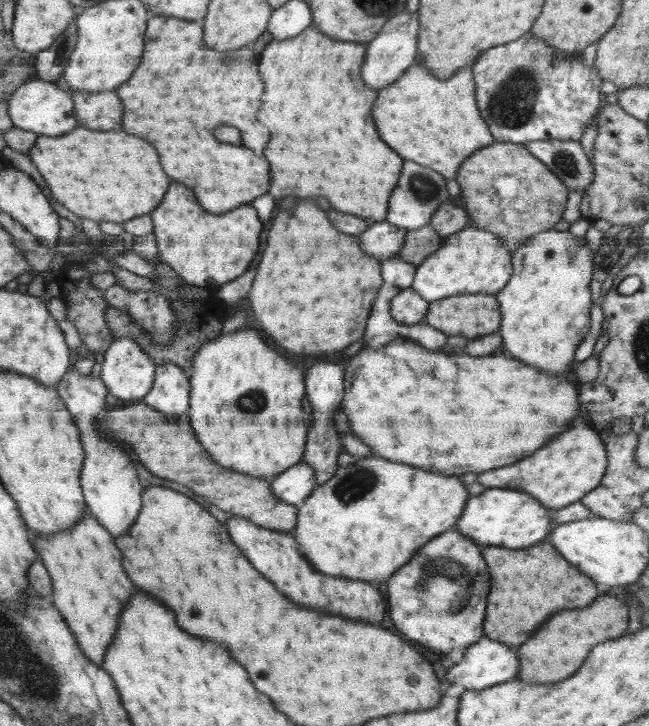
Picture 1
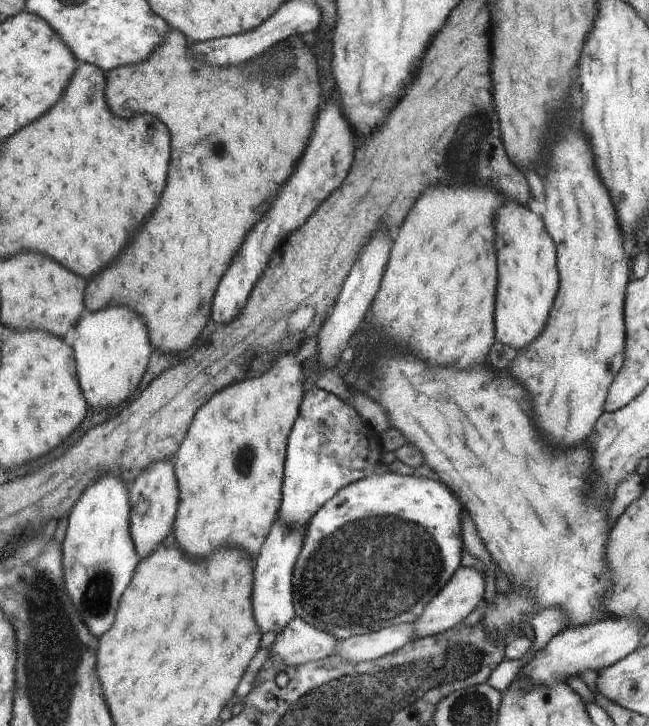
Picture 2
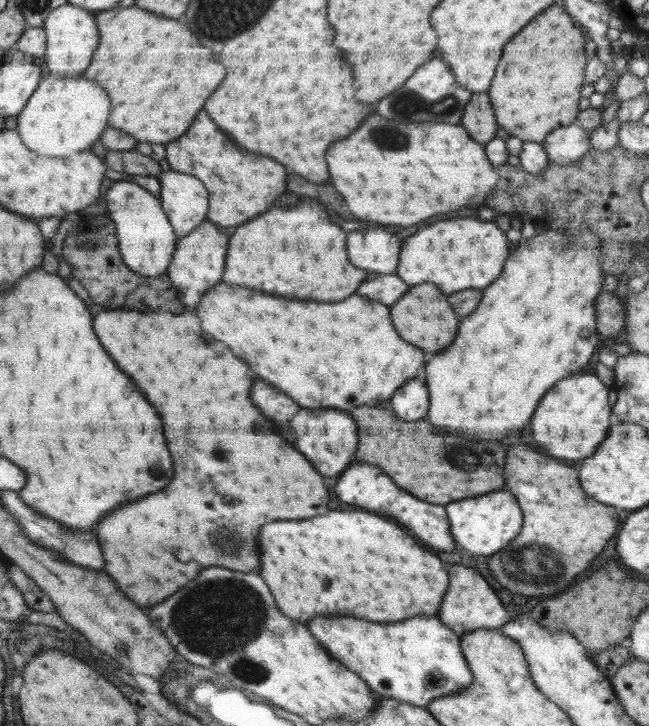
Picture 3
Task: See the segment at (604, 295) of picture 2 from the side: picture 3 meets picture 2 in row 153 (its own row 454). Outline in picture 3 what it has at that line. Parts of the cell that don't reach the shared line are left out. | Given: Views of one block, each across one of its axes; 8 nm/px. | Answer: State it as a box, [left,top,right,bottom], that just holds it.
[530,372,612,460]

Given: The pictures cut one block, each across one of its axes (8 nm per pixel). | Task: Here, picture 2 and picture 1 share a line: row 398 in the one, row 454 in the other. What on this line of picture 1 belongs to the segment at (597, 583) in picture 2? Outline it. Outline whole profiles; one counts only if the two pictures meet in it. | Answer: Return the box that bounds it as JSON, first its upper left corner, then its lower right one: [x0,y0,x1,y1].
[340,338,580,476]

